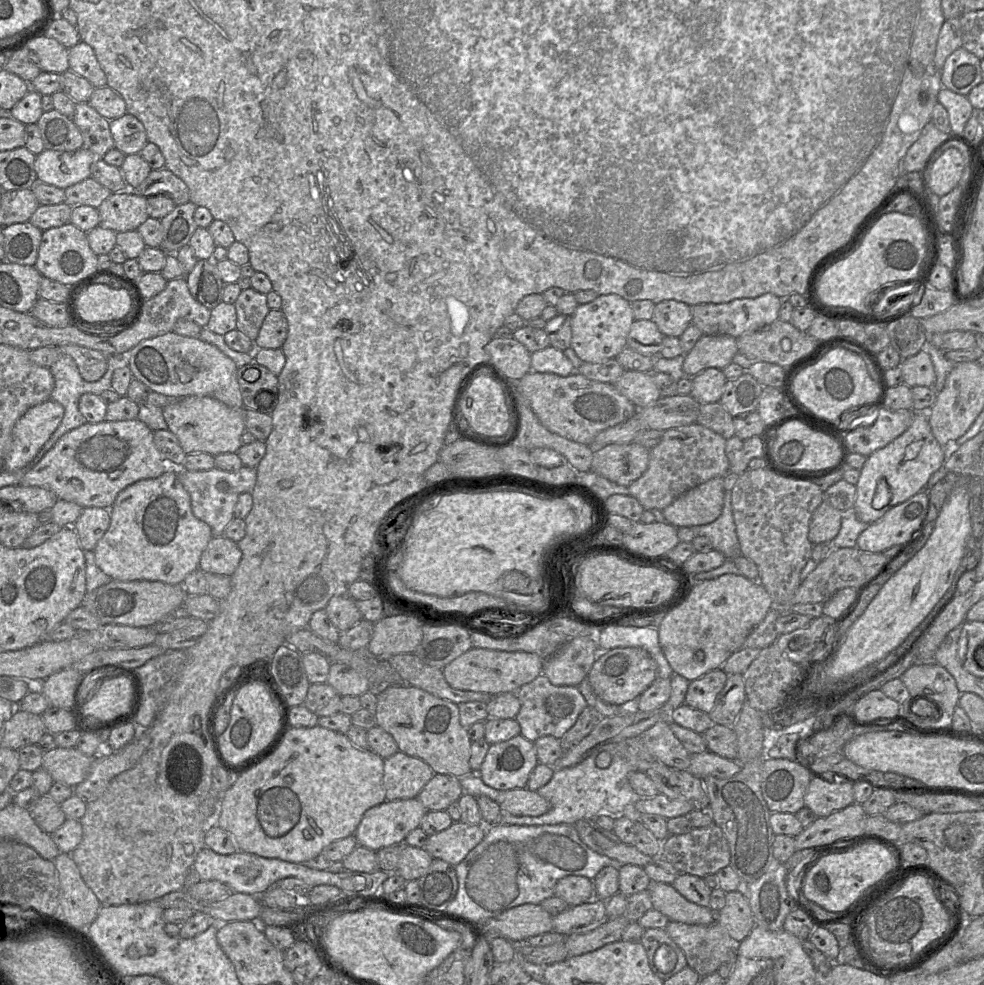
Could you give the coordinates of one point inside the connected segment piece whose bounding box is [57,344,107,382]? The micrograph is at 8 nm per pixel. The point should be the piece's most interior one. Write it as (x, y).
(92, 365)

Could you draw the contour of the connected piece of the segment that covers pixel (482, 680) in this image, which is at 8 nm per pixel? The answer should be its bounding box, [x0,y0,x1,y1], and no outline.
[442,647,544,696]

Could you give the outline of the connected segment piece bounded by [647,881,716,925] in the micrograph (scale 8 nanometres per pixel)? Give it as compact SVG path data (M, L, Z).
M651 881L648 889L653 908L670 921L693 925L710 925L716 914L709 908L687 900L671 884Z

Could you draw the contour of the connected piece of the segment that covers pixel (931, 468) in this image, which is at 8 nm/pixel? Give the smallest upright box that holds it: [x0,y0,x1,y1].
[854,413,944,524]

